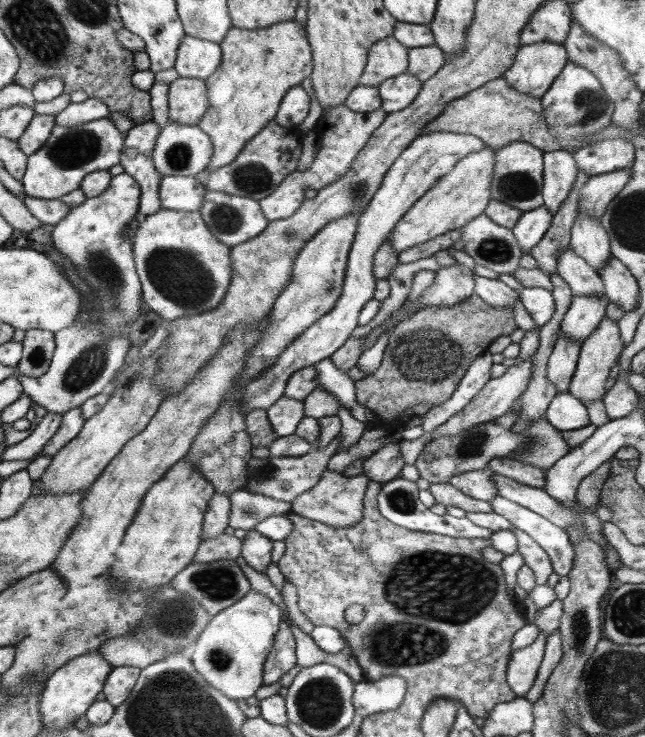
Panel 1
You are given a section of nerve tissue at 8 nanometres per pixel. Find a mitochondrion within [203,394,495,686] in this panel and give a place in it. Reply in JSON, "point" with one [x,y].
{"point":[469,445]}

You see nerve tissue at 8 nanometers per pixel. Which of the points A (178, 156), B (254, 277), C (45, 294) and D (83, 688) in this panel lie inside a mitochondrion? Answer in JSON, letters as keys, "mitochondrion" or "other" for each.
{"A":"mitochondrion","B":"other","C":"other","D":"other"}

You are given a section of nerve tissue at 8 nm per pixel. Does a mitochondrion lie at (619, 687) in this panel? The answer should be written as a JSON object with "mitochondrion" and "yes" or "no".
{"mitochondrion":"yes"}

